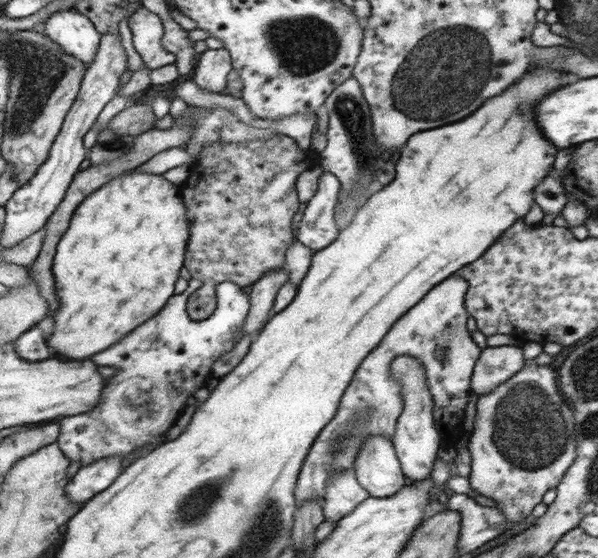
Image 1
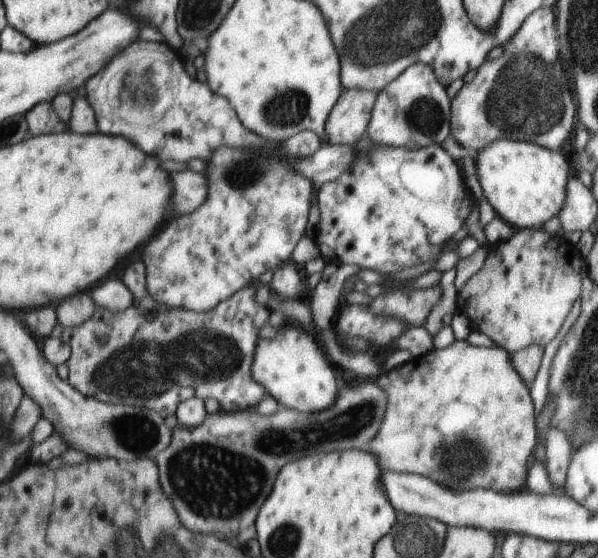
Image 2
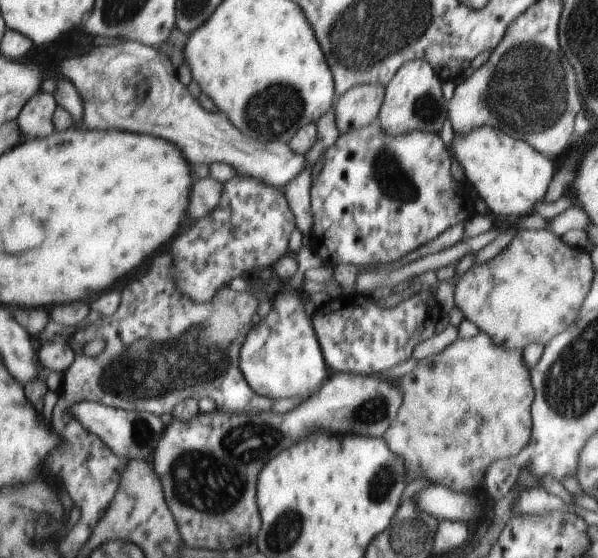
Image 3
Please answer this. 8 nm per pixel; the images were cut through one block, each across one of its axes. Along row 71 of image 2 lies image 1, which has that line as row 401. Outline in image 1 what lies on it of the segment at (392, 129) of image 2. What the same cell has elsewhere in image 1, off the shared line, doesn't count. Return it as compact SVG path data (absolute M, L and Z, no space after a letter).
M398 356L391 364L390 373L393 380L400 383L402 387L402 399L404 399L404 408L398 418L396 432L394 432L393 446L396 448L397 457L400 459L401 466L404 468L405 476L411 482L422 482L430 478L436 454L438 454L438 432L434 428L436 416L434 412L434 398L426 386L426 372L422 364L412 356Z

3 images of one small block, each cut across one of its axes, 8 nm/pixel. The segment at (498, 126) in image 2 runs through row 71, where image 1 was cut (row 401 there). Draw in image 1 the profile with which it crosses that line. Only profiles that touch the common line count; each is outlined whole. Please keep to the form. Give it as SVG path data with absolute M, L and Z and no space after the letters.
M533 361L508 381L502 382L490 394L479 395L473 433L470 435L468 449L471 455L469 482L476 498L492 499L498 510L501 506L520 506L516 512L530 512L542 502L546 490L561 484L576 458L574 444L574 414L558 392L556 376L550 368L538 366Z

